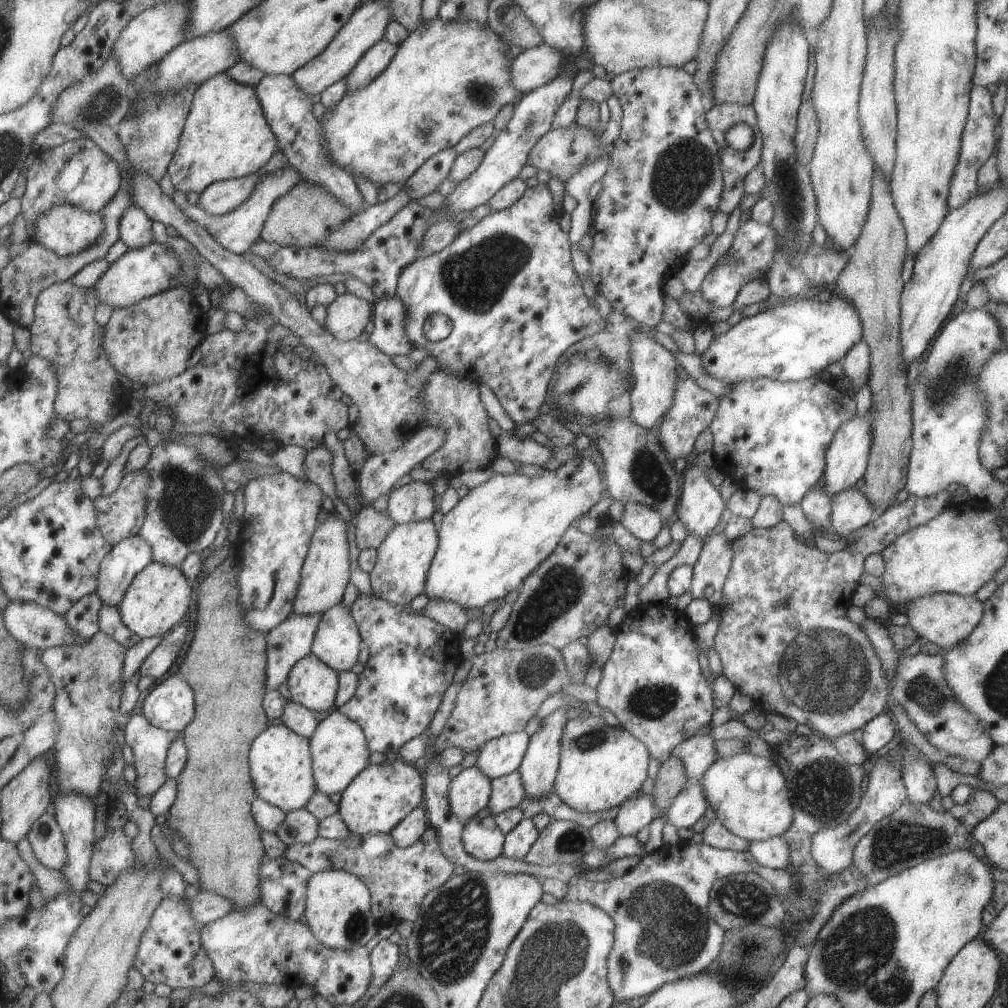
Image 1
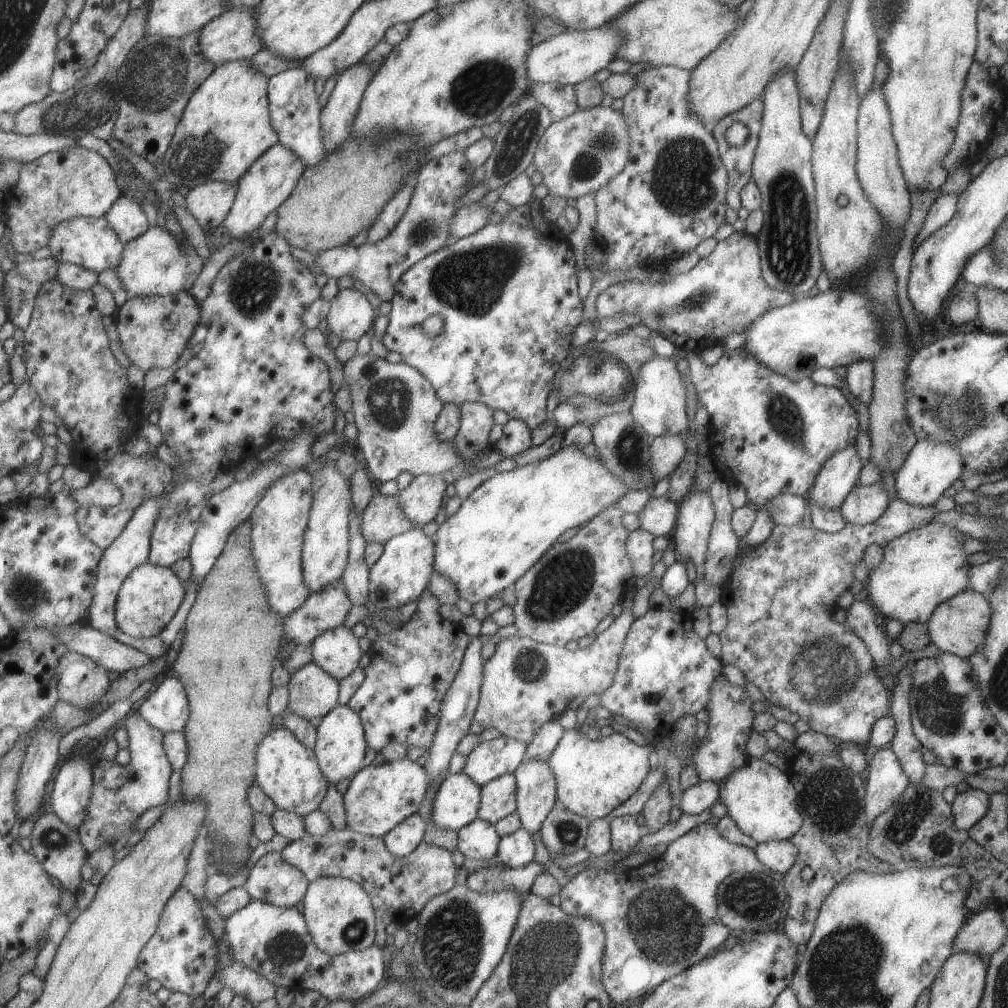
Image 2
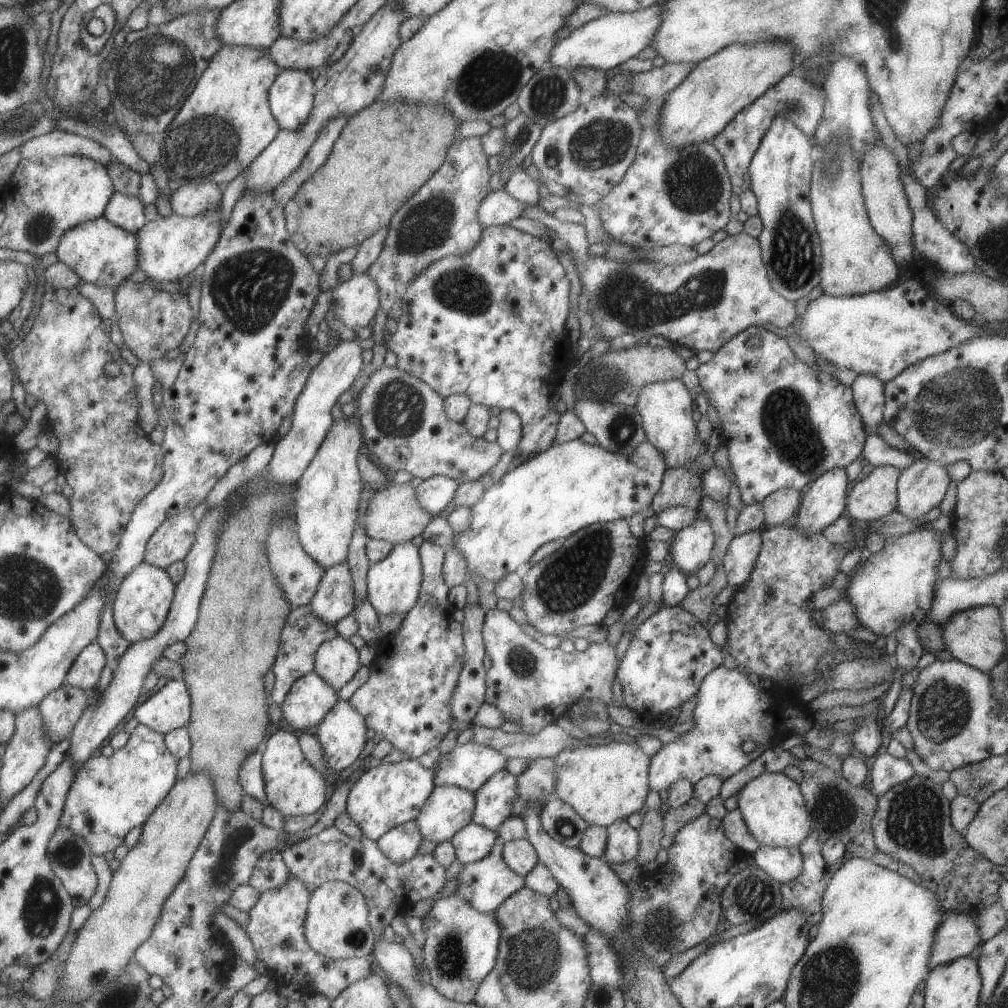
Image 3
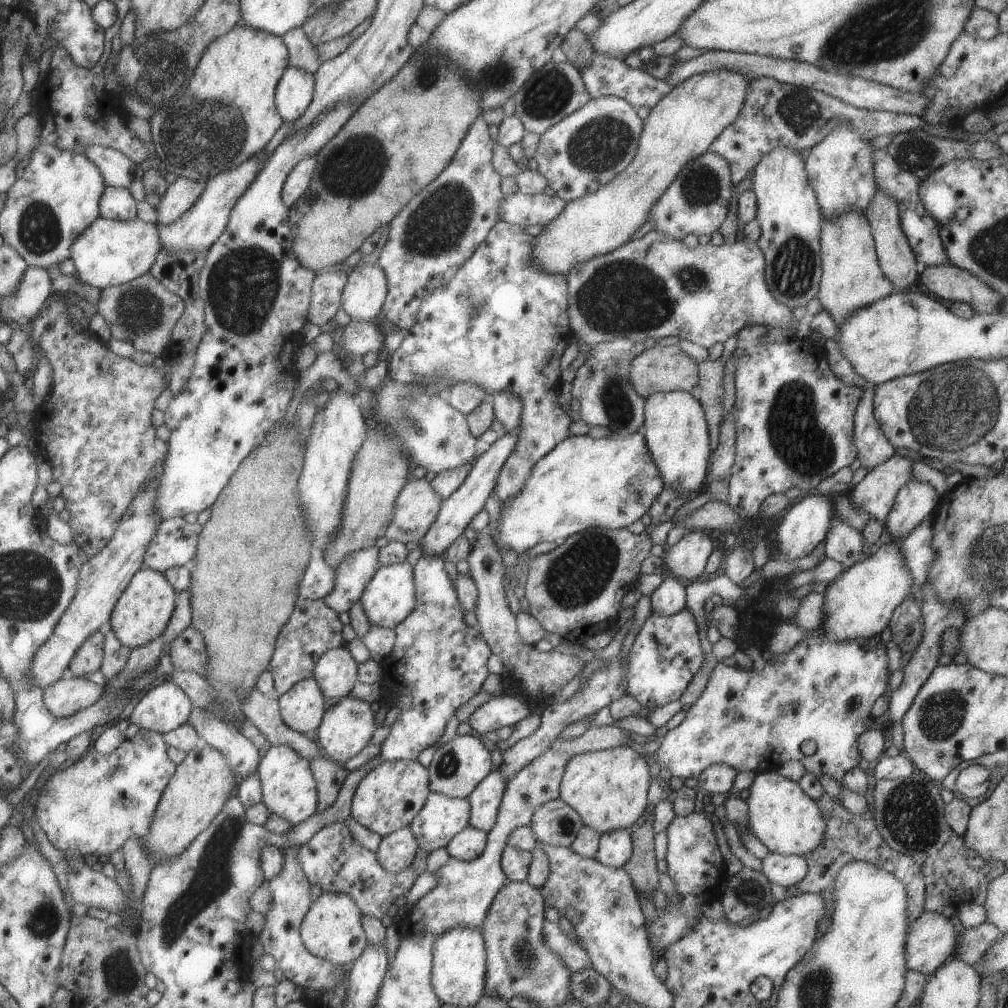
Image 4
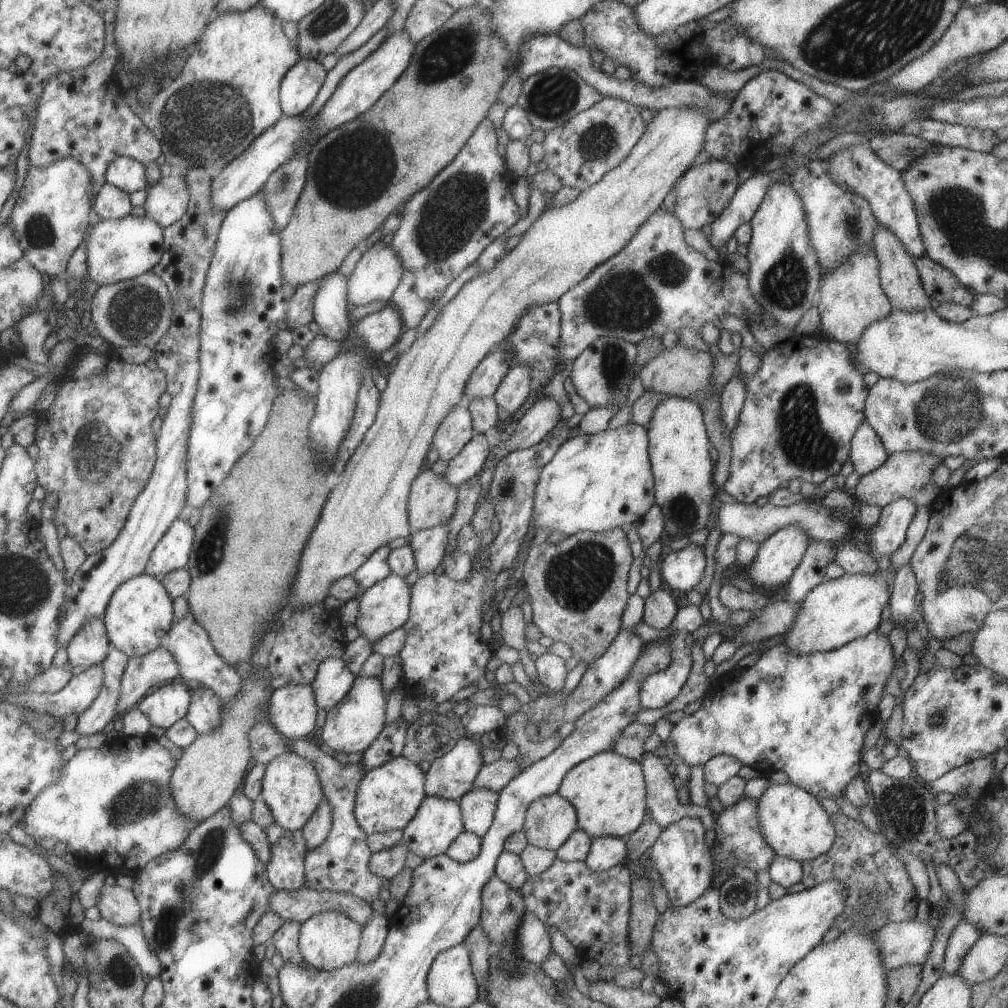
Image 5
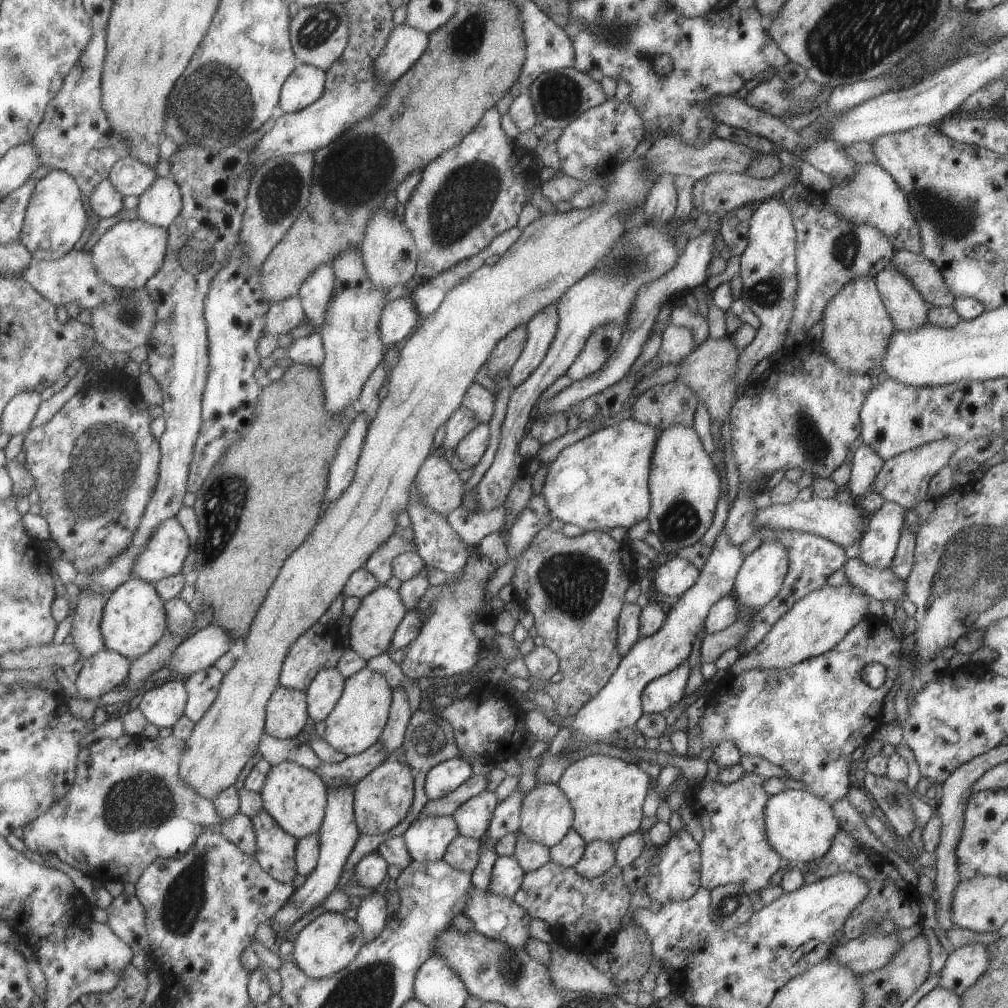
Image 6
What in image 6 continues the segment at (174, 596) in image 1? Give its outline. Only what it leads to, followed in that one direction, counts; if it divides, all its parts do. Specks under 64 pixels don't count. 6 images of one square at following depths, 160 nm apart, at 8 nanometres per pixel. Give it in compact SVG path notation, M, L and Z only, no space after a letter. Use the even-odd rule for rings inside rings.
M133 577L109 594L104 610L102 633L107 648L130 658L131 661L146 655L167 632L165 602L159 596L154 583Z

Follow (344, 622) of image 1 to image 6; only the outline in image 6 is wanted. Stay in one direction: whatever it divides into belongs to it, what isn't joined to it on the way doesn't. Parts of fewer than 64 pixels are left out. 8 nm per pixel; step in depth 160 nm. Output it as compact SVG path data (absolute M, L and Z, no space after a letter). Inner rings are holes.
M336 667L321 669L304 692L306 694L306 713L315 722L325 720L337 699L340 697L344 678Z

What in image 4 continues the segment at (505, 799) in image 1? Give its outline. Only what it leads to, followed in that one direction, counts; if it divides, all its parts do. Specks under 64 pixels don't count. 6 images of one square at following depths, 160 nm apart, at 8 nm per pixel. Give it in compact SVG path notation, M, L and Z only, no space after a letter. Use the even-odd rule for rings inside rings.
M491 770L466 796L470 806L470 827L486 833L493 828L506 782L499 771Z

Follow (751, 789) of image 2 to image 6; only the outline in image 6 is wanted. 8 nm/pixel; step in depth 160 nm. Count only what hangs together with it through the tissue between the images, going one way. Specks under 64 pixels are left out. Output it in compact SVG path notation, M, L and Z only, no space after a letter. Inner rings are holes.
M785 789L770 796L764 808L766 837L772 849L786 863L802 865L821 858L840 829L831 805L807 791Z

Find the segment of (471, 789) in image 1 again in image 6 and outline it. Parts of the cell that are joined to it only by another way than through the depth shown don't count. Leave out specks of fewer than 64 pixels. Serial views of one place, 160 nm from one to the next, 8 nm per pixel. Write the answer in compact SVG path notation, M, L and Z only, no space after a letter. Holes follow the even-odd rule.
M451 815L416 818L402 834L413 861L435 862L443 858L450 840L458 835Z

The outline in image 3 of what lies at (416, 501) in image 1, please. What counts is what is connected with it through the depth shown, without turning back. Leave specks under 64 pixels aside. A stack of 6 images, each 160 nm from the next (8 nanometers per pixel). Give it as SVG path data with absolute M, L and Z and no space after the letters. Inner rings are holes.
M433 475L423 479L414 491L418 503L426 510L426 513L435 516L449 504L457 487L456 480L445 475Z

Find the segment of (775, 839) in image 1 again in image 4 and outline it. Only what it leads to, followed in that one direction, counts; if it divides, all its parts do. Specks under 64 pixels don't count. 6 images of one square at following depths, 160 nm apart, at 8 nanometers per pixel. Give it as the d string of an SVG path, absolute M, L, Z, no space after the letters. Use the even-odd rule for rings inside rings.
M768 852L767 856L762 858L761 864L764 877L777 891L793 886L808 871L805 857L799 855L780 855Z

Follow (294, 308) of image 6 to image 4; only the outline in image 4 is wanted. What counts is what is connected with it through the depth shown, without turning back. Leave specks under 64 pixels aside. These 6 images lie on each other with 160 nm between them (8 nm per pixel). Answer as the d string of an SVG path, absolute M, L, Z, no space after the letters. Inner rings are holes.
M317 272L311 283L306 320L320 327L333 319L340 305L340 294L346 281L344 273Z

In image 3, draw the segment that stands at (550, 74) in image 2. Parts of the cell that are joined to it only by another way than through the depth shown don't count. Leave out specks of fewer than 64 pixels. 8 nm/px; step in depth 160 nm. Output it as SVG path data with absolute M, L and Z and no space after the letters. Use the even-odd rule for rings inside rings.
M659 3L636 11L606 12L603 16L587 21L569 36L559 39L550 50L548 61L567 72L574 68L589 67L602 71L611 70L631 57L636 57L645 46L650 46L653 33L660 23L662 8Z

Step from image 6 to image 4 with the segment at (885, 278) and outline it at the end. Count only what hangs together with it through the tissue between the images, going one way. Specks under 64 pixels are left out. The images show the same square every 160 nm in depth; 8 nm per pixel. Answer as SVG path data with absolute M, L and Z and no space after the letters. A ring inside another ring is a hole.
M876 190L876 193L870 198L869 204L863 213L870 226L880 271L891 283L893 292L896 293L909 289L911 284L917 285L919 280L917 266L915 266L916 258L909 246L908 240L899 227L900 218L896 202Z

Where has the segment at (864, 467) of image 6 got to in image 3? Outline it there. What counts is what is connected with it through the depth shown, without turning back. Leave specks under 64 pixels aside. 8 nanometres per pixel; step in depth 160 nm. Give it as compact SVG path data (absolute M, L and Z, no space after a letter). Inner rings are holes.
M858 374L851 384L852 397L863 428L867 434L875 434L875 429L882 422L882 410L884 407L884 386L883 383L873 375Z

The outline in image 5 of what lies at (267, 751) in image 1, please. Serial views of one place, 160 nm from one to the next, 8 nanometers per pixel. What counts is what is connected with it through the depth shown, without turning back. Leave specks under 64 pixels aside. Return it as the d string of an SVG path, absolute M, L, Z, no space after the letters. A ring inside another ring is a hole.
M291 752L276 756L265 766L260 794L264 803L270 808L274 822L288 831L300 830L324 797L316 770L308 760Z

